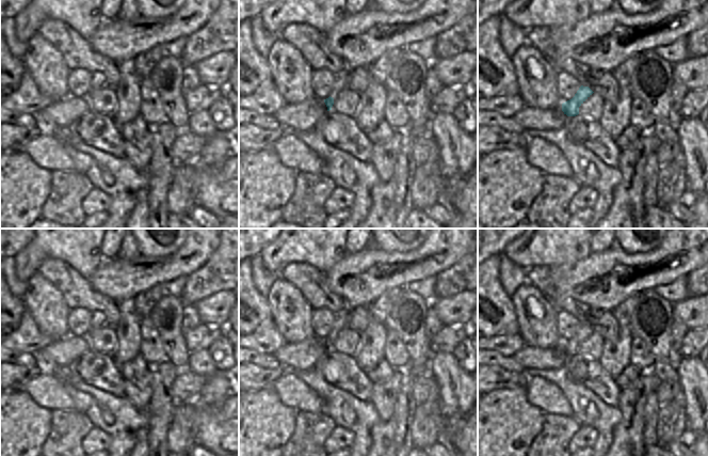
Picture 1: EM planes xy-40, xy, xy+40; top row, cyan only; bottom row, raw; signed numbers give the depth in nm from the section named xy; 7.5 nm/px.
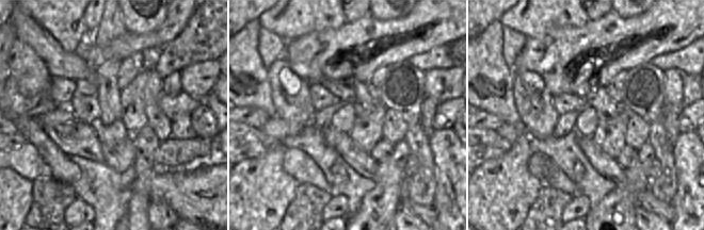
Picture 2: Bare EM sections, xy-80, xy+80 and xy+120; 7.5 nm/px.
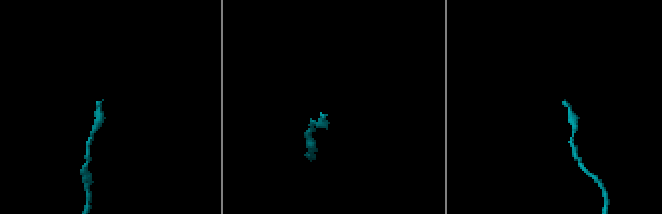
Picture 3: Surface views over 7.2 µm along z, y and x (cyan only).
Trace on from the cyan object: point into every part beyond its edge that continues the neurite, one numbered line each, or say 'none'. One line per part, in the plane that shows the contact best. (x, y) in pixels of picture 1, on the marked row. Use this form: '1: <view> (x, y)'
1: xy (339, 79)

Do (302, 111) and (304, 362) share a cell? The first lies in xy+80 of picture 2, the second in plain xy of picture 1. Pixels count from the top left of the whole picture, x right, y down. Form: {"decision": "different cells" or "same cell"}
{"decision": "different cells"}

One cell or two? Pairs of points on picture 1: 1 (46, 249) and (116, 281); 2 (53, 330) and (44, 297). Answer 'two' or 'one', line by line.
1: two
2: one

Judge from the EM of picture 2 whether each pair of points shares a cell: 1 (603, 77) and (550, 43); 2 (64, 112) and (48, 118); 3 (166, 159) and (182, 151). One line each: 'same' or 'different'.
1: same
2: same
3: same

